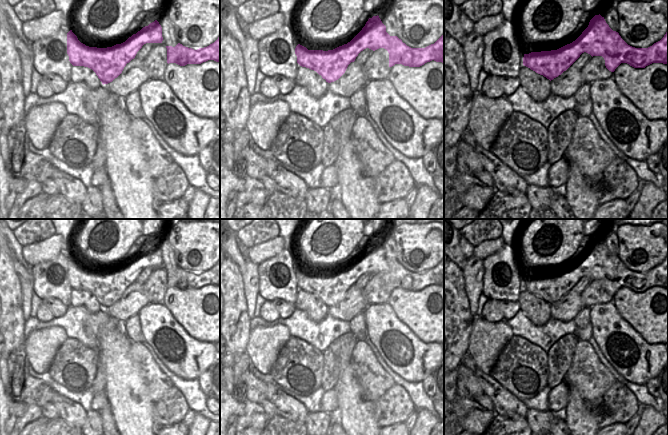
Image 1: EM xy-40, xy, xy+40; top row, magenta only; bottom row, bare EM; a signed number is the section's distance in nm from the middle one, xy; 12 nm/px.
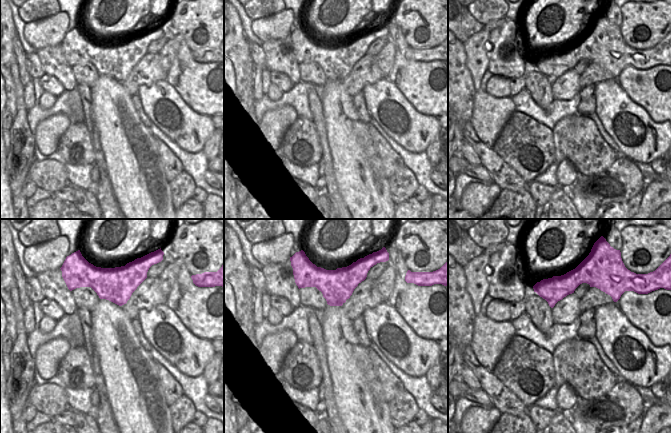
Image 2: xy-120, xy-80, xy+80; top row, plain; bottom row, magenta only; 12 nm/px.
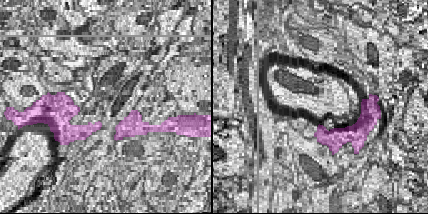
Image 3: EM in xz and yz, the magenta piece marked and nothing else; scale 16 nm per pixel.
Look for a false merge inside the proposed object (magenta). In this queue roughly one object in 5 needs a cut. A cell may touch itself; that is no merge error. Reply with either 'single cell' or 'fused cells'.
single cell

